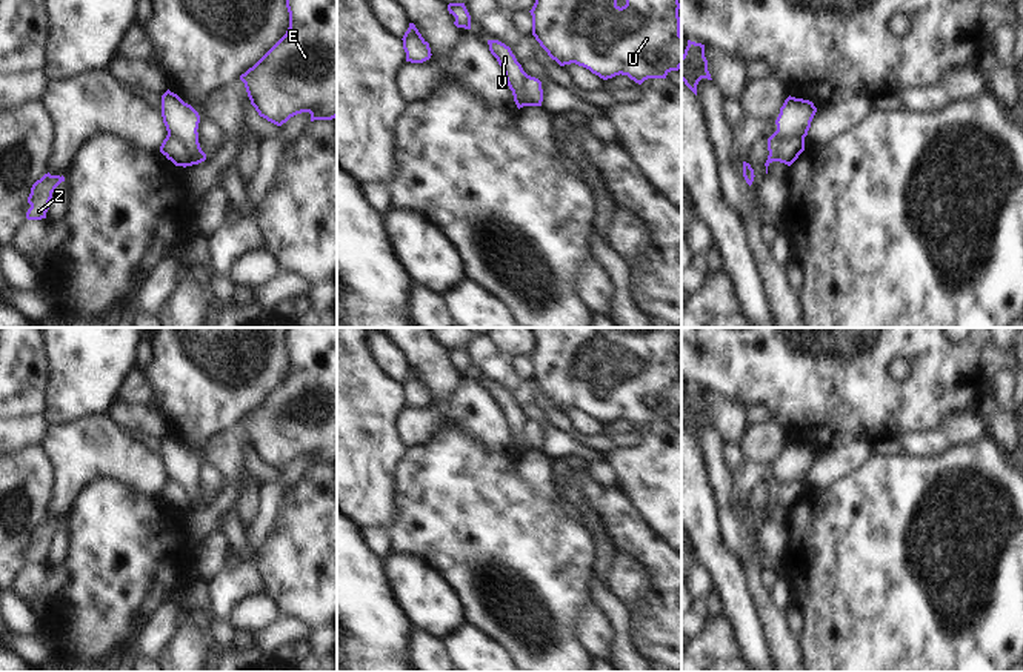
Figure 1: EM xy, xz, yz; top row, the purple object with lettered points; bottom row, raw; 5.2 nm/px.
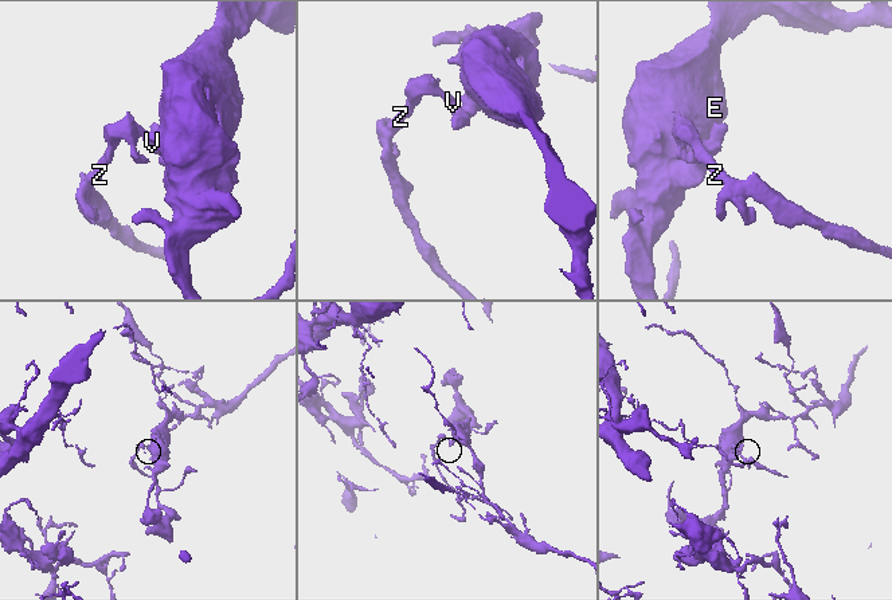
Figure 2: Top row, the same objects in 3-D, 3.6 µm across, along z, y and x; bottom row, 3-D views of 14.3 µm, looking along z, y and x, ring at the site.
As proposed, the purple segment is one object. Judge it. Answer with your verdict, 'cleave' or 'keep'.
cleave

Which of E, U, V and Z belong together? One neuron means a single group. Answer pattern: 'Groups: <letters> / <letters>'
Groups: E U / V Z

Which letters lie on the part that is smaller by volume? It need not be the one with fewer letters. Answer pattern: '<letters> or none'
V, Z

